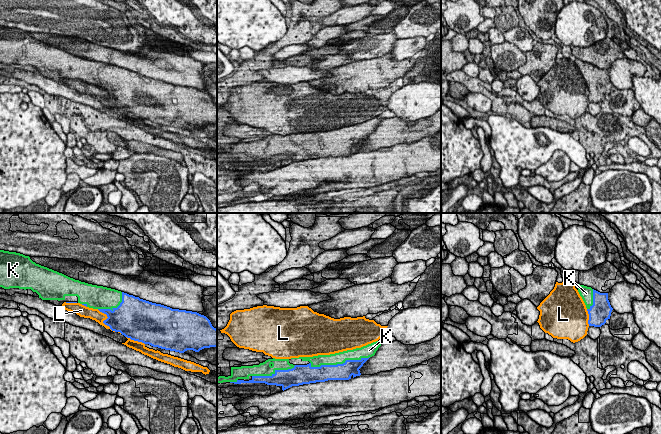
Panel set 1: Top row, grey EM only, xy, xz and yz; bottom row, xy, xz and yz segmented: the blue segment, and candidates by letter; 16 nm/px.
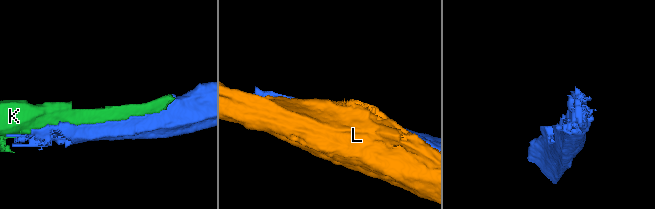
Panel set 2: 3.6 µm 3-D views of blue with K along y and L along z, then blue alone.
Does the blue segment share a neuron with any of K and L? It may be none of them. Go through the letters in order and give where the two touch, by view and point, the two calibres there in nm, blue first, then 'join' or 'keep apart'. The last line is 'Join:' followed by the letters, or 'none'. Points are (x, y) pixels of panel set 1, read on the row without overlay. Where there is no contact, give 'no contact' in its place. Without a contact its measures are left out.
K: xz (339, 140) | 260/190 nm | join
L: xy (104, 96) | 380/190 nm | keep apart
Join: K

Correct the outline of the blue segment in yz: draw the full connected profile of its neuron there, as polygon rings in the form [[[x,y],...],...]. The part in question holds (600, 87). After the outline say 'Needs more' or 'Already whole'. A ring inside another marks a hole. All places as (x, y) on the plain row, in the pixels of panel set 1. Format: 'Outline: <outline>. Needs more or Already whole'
Outline: [[[578,61],[578,68],[582,73],[588,90],[589,102],[601,103],[610,95],[613,84],[608,76],[608,69],[600,69],[591,63]]]. Needs more

